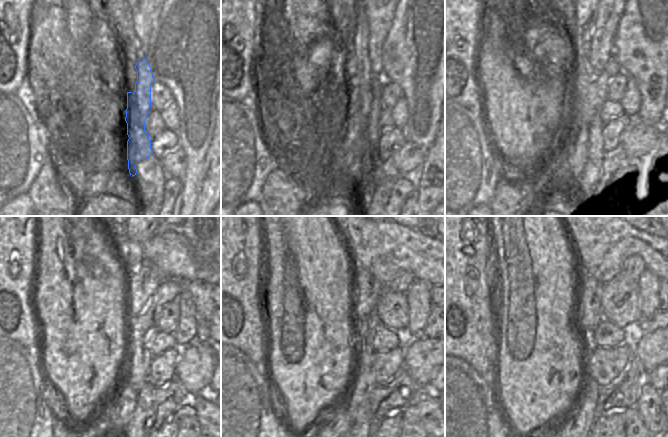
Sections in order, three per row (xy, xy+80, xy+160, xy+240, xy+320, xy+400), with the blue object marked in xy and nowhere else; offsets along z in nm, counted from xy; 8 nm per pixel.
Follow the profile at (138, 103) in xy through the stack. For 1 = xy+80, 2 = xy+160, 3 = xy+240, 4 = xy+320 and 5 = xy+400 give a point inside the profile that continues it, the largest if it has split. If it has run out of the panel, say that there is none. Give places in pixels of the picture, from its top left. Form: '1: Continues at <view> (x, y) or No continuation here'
1: Continues at xy+80 (373, 131)
2: Continues at xy+160 (593, 170)
3: Continues at xy+240 (142, 411)
4: Continues at xy+320 (371, 419)
5: No continuation here.

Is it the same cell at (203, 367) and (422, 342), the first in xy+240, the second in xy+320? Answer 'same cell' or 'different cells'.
same cell

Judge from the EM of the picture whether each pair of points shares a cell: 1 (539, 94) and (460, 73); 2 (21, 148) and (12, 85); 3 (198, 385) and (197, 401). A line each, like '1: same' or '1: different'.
1: different
2: different
3: different

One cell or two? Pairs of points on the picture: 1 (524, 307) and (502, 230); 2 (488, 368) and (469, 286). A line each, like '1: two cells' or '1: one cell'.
1: one cell
2: one cell

